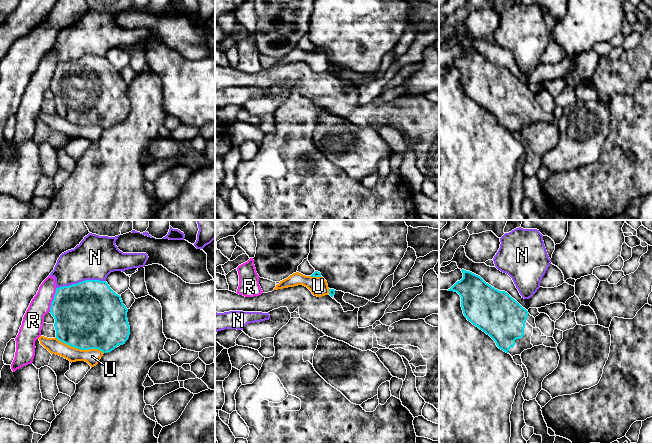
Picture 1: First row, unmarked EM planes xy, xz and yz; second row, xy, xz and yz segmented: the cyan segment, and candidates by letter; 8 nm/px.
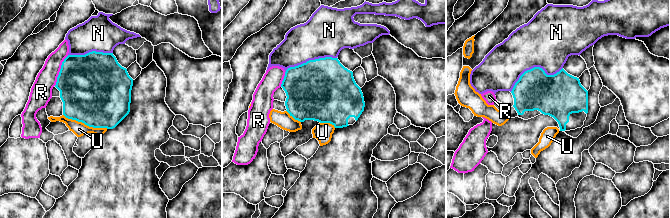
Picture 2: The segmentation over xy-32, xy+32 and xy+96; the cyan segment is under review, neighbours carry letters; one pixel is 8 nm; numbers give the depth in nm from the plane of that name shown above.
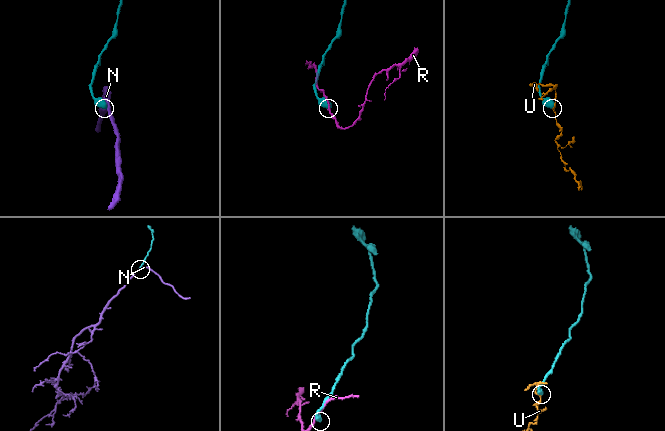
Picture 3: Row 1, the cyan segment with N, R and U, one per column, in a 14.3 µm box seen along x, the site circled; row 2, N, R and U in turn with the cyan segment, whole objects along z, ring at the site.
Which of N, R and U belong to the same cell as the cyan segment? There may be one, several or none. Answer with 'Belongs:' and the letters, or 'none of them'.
Belongs: none of them

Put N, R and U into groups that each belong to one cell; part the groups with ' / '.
N / R / U

